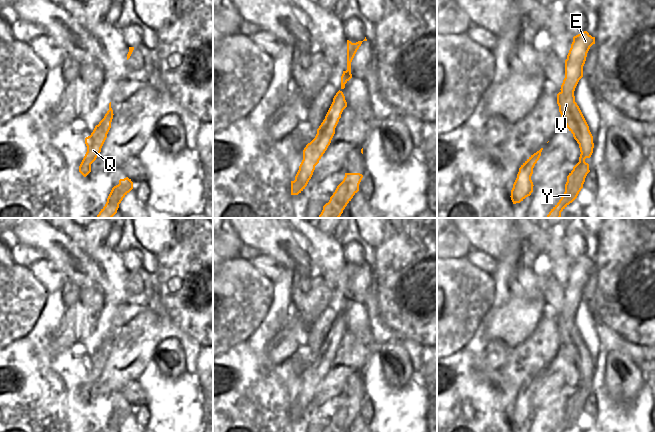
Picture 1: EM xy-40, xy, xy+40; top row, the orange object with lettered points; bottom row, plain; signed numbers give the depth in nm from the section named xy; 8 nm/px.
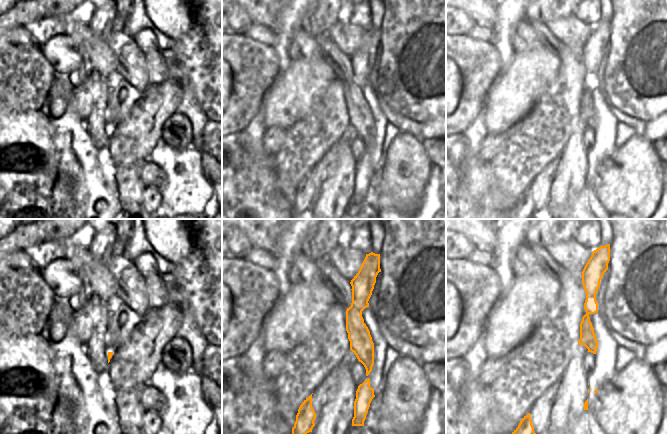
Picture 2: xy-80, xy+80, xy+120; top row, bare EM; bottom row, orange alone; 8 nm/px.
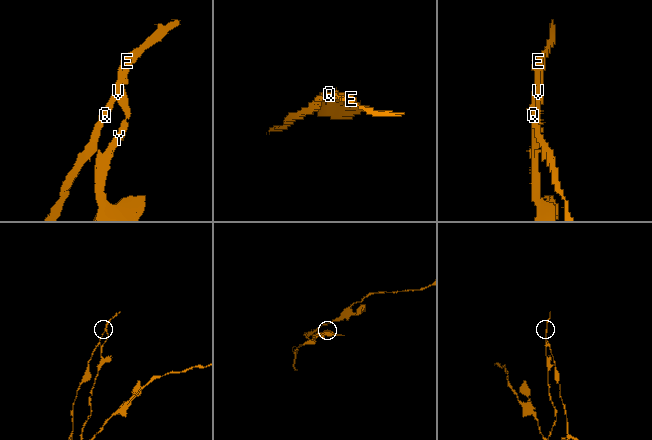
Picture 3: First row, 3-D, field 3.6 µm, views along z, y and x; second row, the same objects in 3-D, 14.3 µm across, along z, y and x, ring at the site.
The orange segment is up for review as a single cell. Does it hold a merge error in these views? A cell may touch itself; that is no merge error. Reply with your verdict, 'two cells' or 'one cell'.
two cells

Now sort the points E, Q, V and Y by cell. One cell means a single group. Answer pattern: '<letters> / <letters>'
E Q / V Y

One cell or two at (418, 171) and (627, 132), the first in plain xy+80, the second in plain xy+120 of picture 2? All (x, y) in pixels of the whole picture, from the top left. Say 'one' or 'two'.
two

